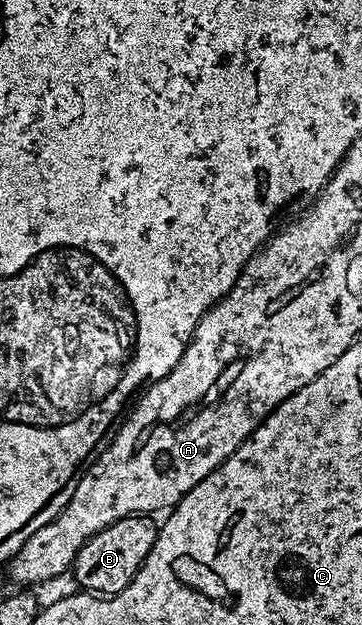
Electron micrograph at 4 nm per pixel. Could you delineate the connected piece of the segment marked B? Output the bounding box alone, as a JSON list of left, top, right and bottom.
[73,513,160,597]

